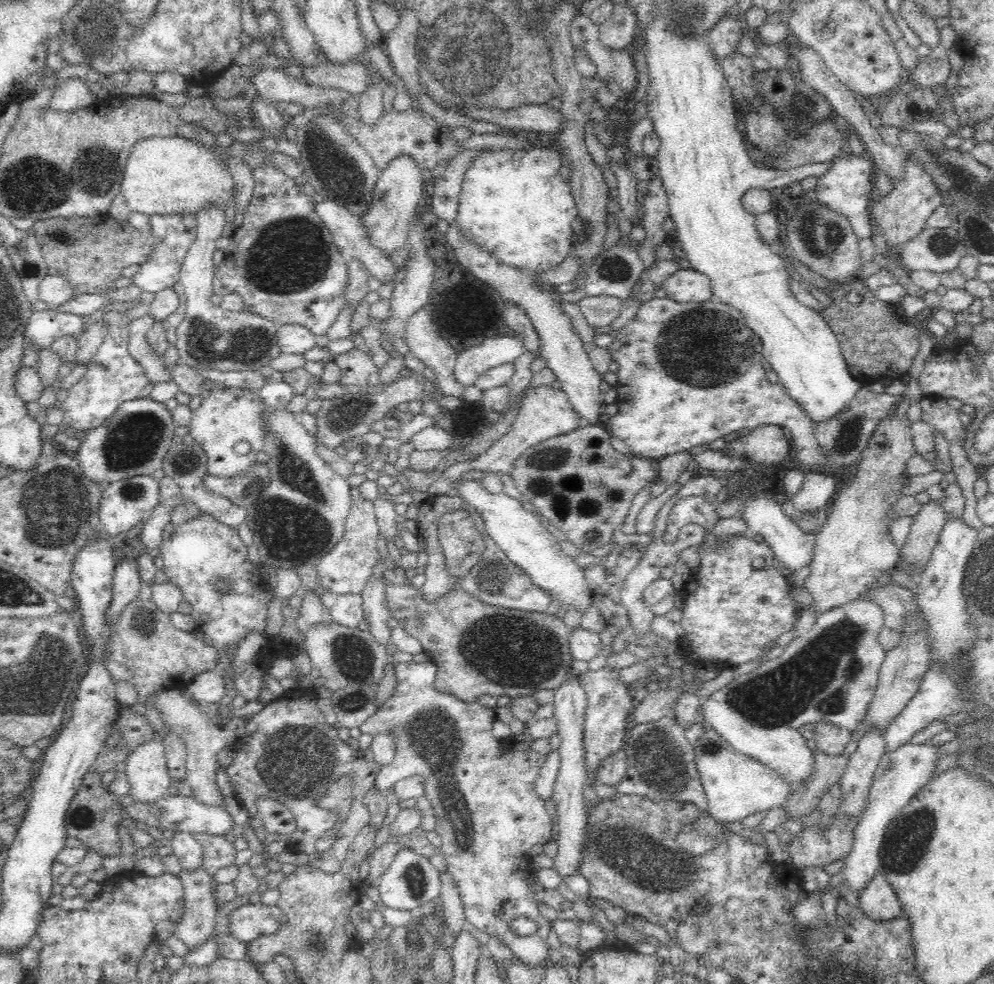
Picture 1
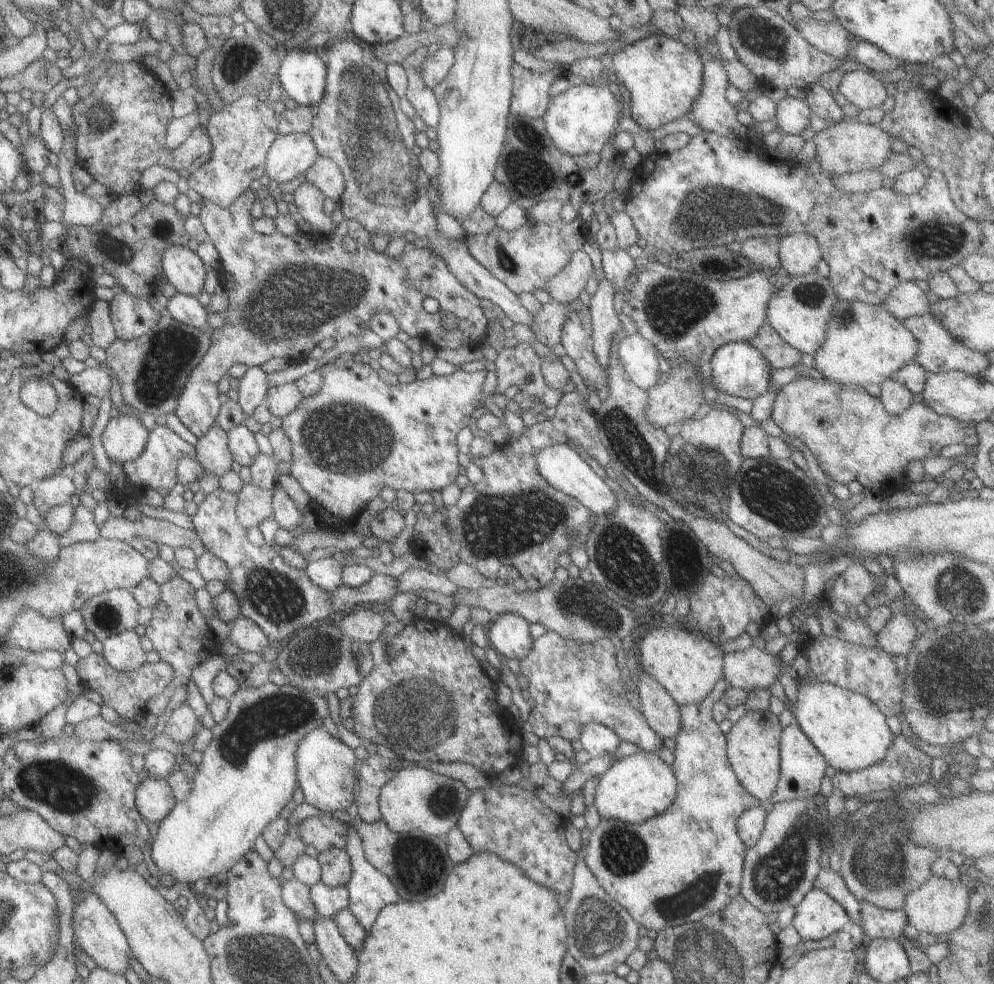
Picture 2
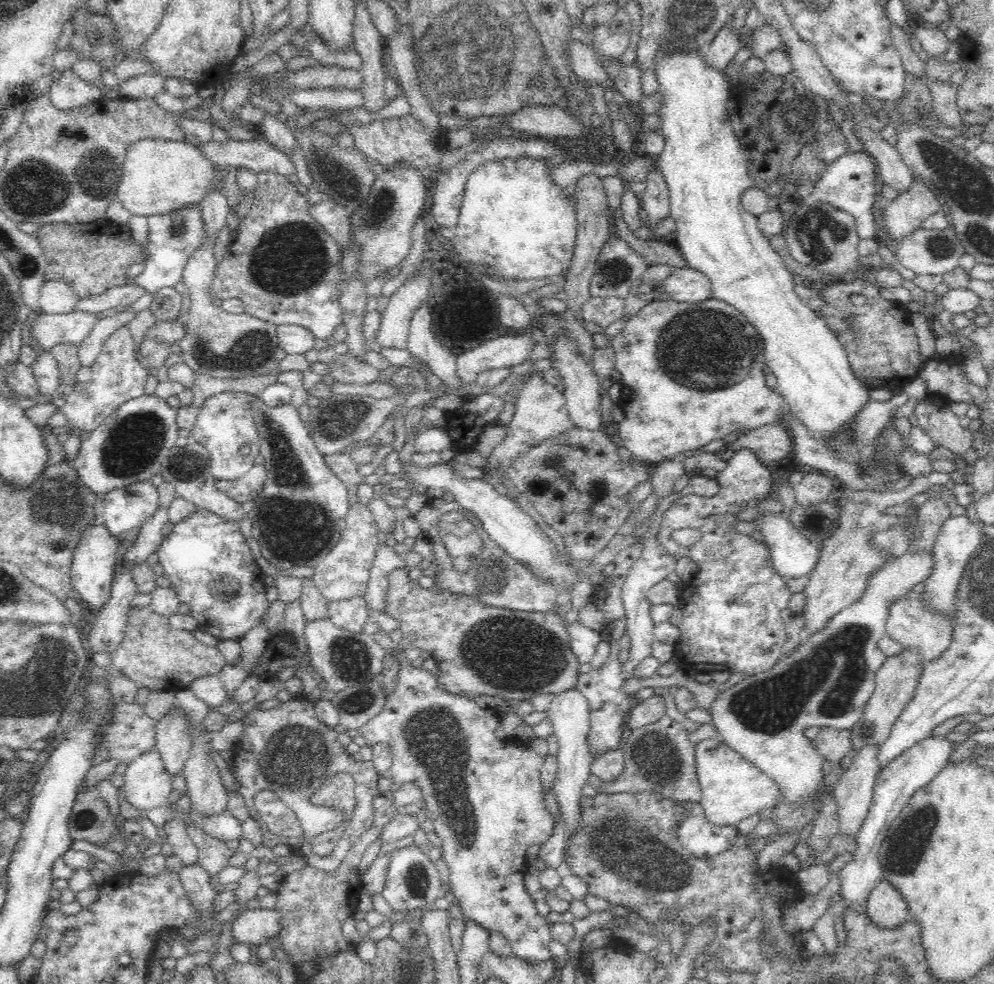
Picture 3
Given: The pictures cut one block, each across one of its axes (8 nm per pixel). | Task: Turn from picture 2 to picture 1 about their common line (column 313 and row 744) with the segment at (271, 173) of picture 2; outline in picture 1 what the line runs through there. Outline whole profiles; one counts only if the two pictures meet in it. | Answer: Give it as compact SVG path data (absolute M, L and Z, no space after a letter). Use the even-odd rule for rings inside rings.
M154 736L150 742L138 746L134 750L132 756L128 756L126 762L126 777L130 784L130 796L134 799L134 803L149 804L154 806L158 800L168 798L168 789L172 786L169 776L167 761L165 758L165 745L162 739Z

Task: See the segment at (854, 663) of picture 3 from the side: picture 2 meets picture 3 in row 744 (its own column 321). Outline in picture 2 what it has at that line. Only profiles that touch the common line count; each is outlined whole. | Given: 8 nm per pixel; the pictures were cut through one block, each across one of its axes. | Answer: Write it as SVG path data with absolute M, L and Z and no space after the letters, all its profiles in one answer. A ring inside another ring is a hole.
M323 726L310 730L296 746L296 782L303 802L326 814L347 810L355 802L354 786L359 765L354 749L334 738Z

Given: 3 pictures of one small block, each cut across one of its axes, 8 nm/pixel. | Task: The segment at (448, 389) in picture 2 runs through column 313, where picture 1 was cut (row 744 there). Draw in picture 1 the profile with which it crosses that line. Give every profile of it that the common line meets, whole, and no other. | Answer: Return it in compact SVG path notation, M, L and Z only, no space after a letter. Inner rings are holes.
M410 661L409 663L397 663L394 667L395 675L397 676L397 685L394 694L388 698L388 701L380 706L378 712L368 718L368 720L366 720L362 726L359 726L356 731L372 736L376 736L378 733L392 733L392 735L394 735L395 756L393 762L390 766L386 766L386 768L382 768L382 770L379 771L375 780L375 786L384 795L390 796L396 782L410 778L410 776L416 776L416 774L420 774L424 778L425 794L432 803L430 813L434 814L436 817L435 831L440 836L440 839L442 839L442 844L438 849L445 858L447 871L450 873L450 877L455 880L455 884L457 885L467 925L488 934L488 936L495 936L498 940L501 940L508 948L510 948L510 950L512 950L515 958L524 964L530 966L542 966L542 964L549 963L548 933L550 932L551 922L546 920L546 918L540 914L538 909L539 901L535 896L535 892L533 892L534 889L528 888L528 890L522 890L522 888L520 888L520 886L522 886L522 880L526 880L529 876L528 854L530 848L536 846L536 844L546 845L551 840L553 823L545 808L545 801L538 797L538 793L535 792L535 779L538 777L539 770L541 769L540 767L543 766L547 756L537 753L532 749L526 750L521 754L518 754L516 750L512 750L512 752L516 754L516 760L514 760L514 754L512 754L512 760L510 760L508 756L504 756L504 750L510 748L510 742L507 740L498 741L498 738L495 738L492 734L492 726L494 722L496 722L493 708L485 706L480 703L479 700L476 702L464 702L462 699L456 698L453 694L446 694L440 690L436 690L433 685L435 674L437 673L437 665L435 663L432 663L431 661L425 661L423 663ZM515 916L526 916L526 918L534 921L537 926L537 931L534 932L534 934L530 934L530 936L518 936L517 934L514 934L514 932L510 930L509 924Z

